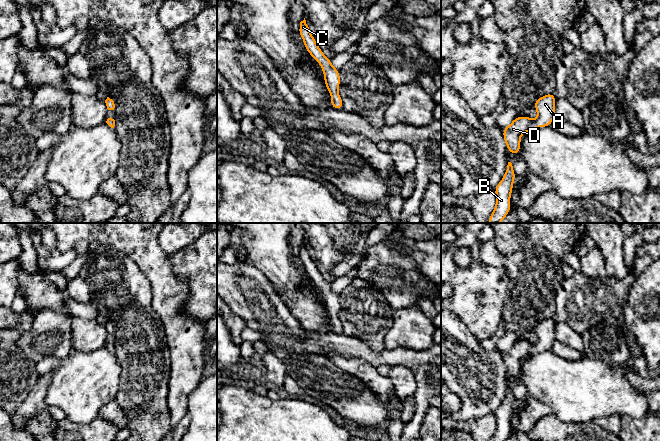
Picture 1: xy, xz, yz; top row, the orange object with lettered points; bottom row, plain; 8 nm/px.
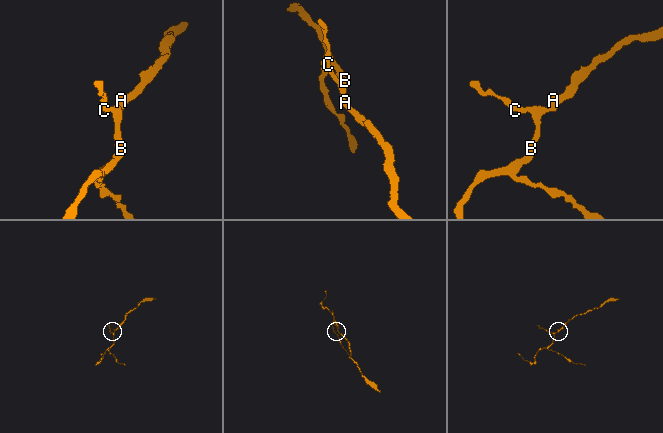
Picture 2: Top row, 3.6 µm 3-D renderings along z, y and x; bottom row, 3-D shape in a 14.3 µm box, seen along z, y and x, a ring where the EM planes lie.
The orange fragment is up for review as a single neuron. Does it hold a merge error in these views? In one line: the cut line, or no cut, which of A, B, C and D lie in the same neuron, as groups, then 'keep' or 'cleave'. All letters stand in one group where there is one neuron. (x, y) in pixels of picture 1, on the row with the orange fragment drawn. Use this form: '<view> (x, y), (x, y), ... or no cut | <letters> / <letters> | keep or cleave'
no cut | A B C D | keep

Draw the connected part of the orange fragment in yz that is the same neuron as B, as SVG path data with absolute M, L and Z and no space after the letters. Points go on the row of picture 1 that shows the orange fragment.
M508 162L503 179L494 188L496 192L496 207L489 217L489 223L500 223L509 213L511 208L510 195L515 176L512 163Z

